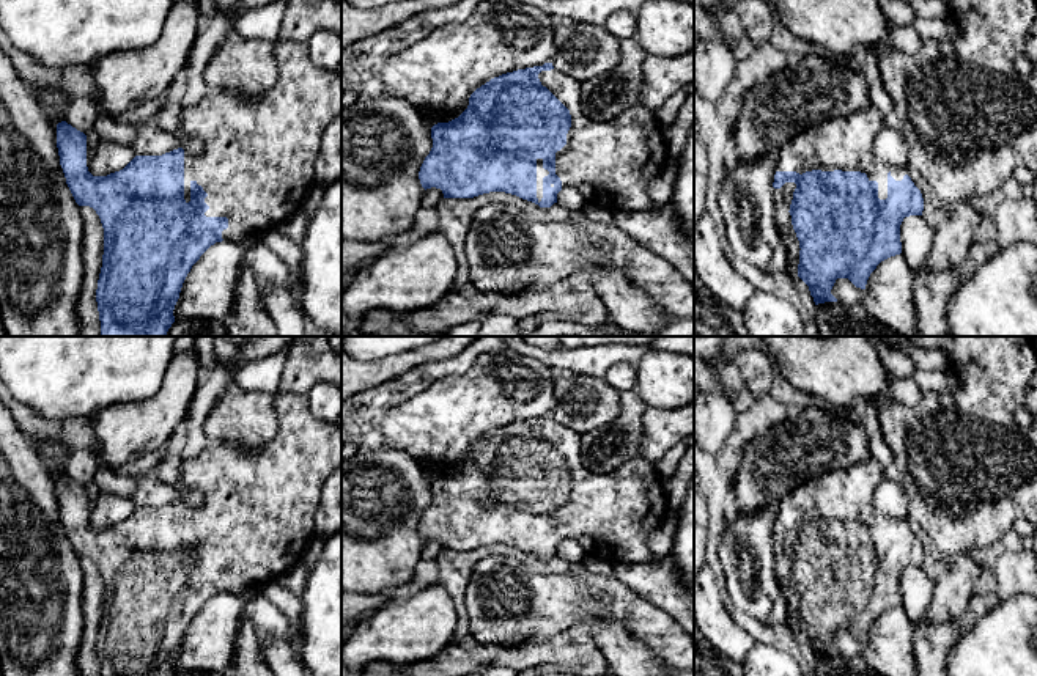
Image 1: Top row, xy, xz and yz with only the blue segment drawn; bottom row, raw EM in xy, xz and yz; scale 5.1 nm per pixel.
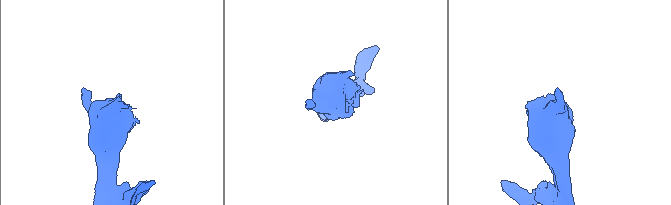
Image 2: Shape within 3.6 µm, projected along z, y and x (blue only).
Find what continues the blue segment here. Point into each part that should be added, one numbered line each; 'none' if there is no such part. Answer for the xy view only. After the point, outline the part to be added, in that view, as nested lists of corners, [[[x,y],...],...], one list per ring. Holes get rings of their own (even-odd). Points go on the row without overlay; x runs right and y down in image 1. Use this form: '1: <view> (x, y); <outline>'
1: xy (257, 516); [[[277,393],[274,396],[277,432],[258,448],[236,442],[208,442],[205,451],[190,461],[183,461],[181,476],[175,484],[179,490],[200,489],[203,501],[198,506],[184,505],[184,552],[190,553],[190,535],[195,533],[208,546],[206,569],[227,569],[228,580],[223,593],[249,586],[260,588],[279,580],[296,566],[307,544],[315,536],[315,514],[327,476],[341,467],[341,429],[335,423],[316,418],[308,407],[308,396],[299,393]]]

